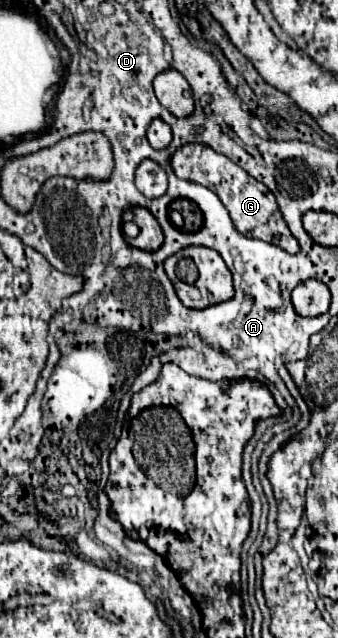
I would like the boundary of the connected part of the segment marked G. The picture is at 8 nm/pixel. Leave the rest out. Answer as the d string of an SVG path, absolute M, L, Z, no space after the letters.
M184 144L172 156L172 170L178 178L202 184L202 186L210 188L212 192L216 192L218 198L222 200L222 204L228 208L234 226L242 234L272 242L290 254L296 254L300 250L300 244L290 234L290 230L288 230L288 226L280 214L280 208L276 204L274 194L262 182L254 180L238 164L234 164L230 158L226 158L224 154L214 152L206 144Z

